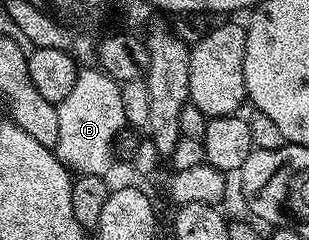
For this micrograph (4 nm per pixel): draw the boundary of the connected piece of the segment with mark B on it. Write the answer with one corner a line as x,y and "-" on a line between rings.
81,68
72,91
58,105
60,135
55,145
55,157
63,166
78,175
105,176
112,163
114,137
125,128
122,90
100,69

